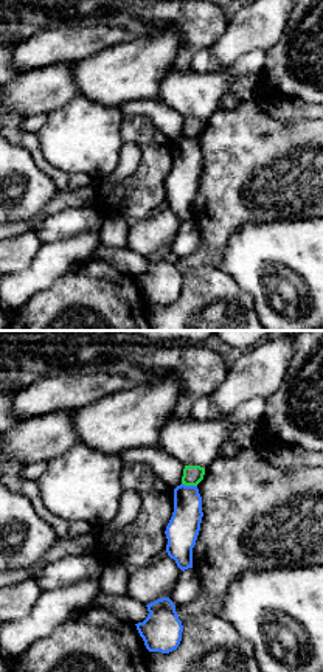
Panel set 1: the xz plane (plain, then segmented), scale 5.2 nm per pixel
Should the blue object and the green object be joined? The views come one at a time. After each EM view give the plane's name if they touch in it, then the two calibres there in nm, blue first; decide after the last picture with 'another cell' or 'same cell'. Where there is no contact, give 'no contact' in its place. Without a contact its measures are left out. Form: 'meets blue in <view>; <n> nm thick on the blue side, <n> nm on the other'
meets blue in xz; 170 nm thick on the blue side, 100 nm on the other

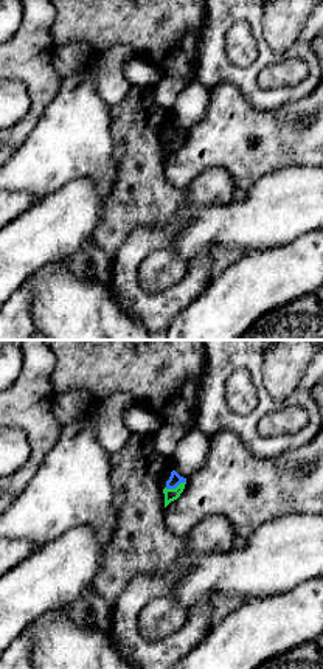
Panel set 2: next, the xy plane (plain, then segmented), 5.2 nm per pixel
meets blue in xy; 70 nm thick on the blue side, 60 nm on the other

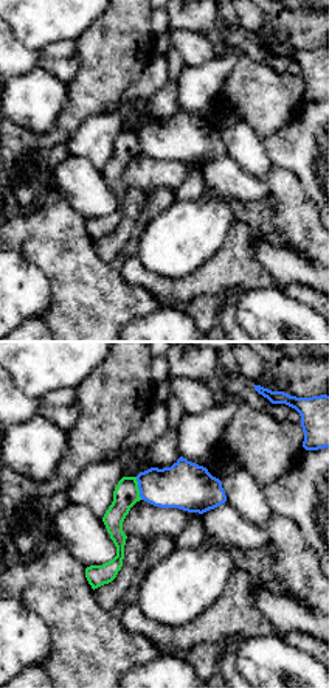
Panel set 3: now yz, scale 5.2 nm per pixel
meets blue in yz; 240 nm thick on the blue side, 140 nm on the other

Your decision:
another cell

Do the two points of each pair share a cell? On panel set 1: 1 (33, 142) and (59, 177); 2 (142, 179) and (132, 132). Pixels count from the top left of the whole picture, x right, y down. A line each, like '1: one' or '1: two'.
1: one
2: one

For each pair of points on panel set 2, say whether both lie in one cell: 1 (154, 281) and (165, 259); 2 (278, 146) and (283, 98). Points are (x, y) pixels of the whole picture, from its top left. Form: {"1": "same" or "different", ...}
{"1": "same", "2": "different"}

